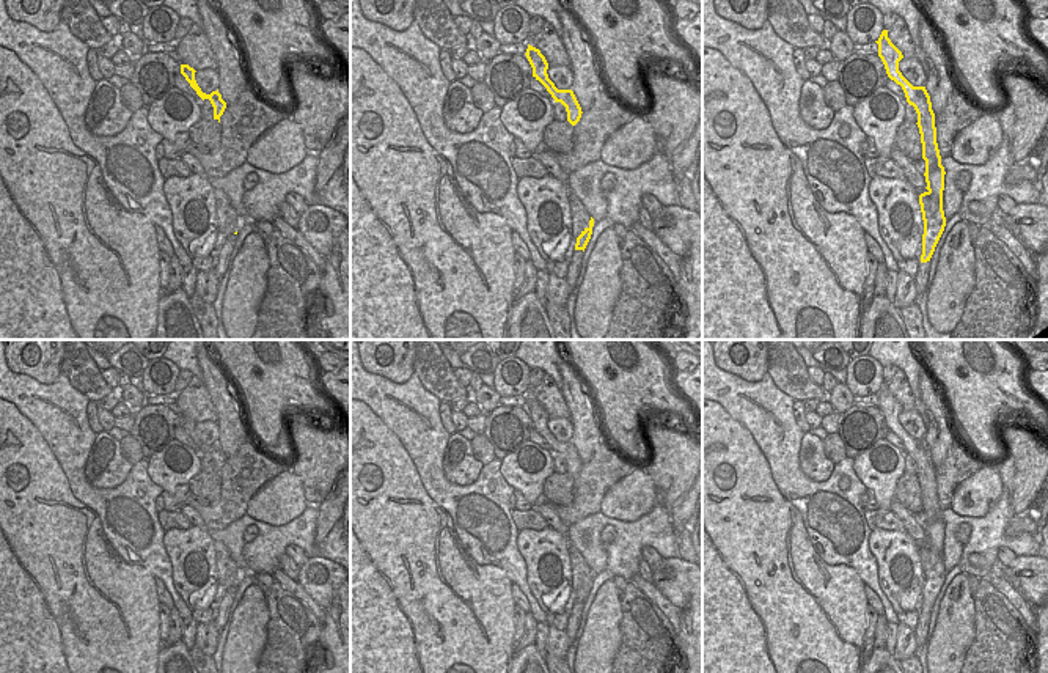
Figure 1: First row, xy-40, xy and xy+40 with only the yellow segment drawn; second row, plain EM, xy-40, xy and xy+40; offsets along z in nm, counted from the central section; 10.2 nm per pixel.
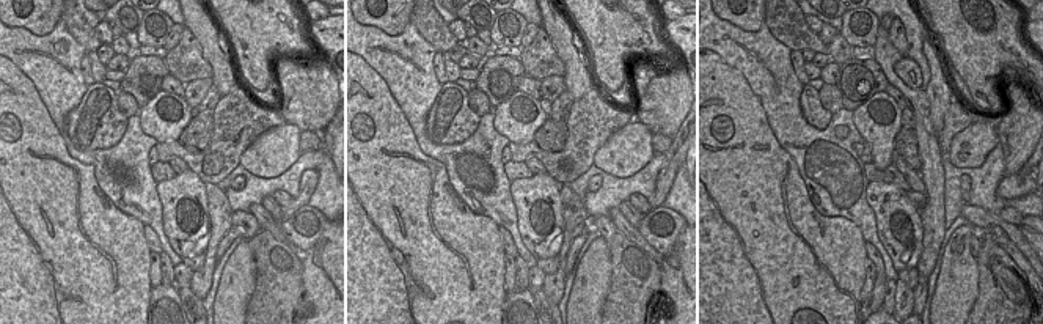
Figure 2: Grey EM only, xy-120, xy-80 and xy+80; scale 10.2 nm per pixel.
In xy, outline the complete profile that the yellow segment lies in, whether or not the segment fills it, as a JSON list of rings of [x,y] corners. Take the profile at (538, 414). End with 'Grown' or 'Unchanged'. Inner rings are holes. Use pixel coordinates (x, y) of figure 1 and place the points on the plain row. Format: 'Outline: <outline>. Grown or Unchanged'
Outline: [[[528,396],[526,410],[533,420],[533,429],[539,432],[547,443],[551,447],[555,454],[561,454],[567,464],[567,473],[575,478],[581,470],[581,459],[572,442],[558,442],[555,436],[548,431],[547,421],[548,415],[539,401]]]. Unchanged

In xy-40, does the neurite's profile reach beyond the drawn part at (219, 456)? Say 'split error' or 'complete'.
complete

